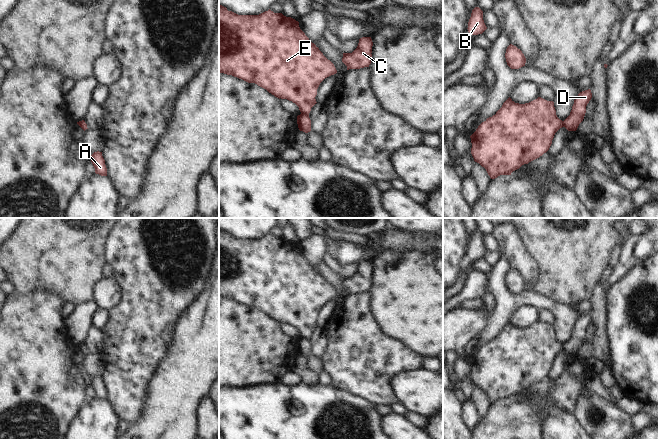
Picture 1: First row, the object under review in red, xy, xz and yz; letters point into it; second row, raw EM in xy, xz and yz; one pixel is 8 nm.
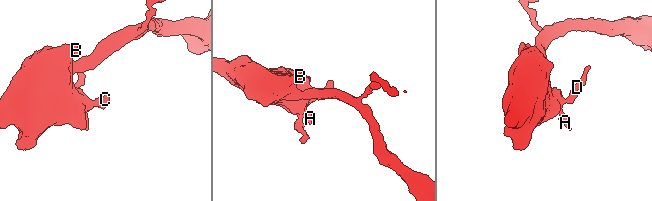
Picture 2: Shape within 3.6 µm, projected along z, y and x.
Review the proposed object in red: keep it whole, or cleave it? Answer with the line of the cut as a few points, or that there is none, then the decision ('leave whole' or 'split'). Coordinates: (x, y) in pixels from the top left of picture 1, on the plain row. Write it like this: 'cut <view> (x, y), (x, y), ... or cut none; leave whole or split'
cut xz (301, 337), (308, 339); split

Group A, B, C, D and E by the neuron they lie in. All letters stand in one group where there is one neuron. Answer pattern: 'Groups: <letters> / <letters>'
Groups: A B C E / D.

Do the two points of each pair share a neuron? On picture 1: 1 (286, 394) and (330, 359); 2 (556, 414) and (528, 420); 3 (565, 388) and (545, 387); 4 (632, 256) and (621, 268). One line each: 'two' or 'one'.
1: two
2: two
3: two
4: one

